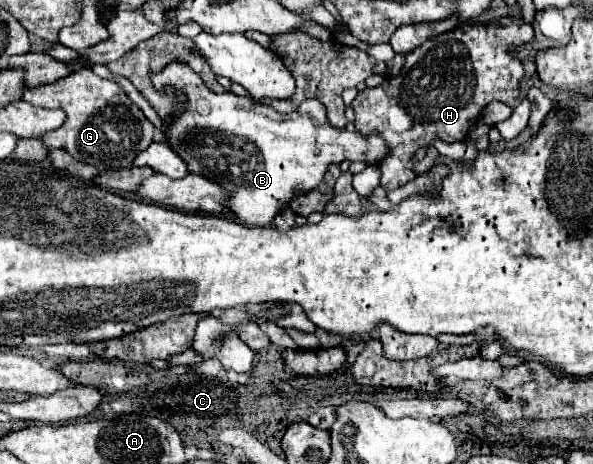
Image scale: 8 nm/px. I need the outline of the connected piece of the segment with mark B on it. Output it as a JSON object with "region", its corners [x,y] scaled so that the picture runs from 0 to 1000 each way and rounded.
{"region":[[[290,134],[273,155],[256,159],[256,181],[263,190],[287,181],[310,198],[320,237],[297,246],[293,263],[280,272],[283,310],[314,345],[320,371],[358,384],[391,414],[384,444],[418,487],[459,483],[462,466],[489,435],[499,409],[519,414],[543,392],[553,353],[573,353],[580,341],[634,353],[651,336],[648,302],[637,289],[614,297],[604,284],[560,276],[540,216],[513,216],[503,237],[472,246],[391,198],[364,207],[307,134]]]}

